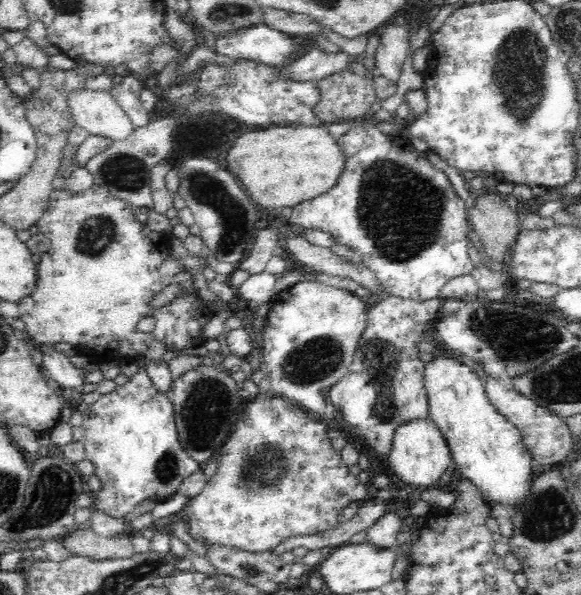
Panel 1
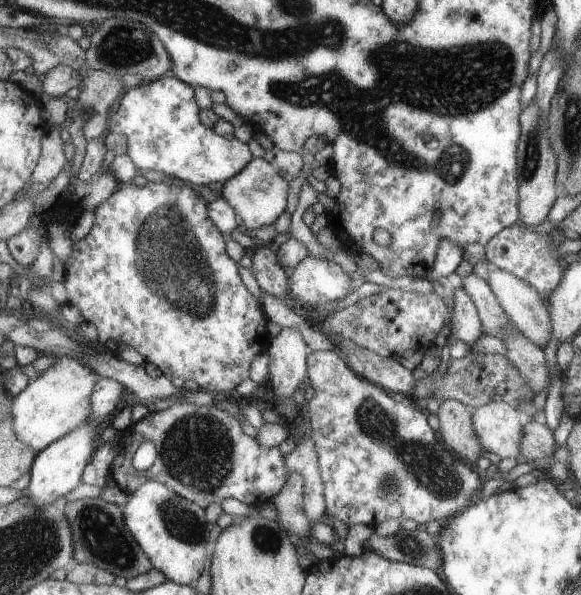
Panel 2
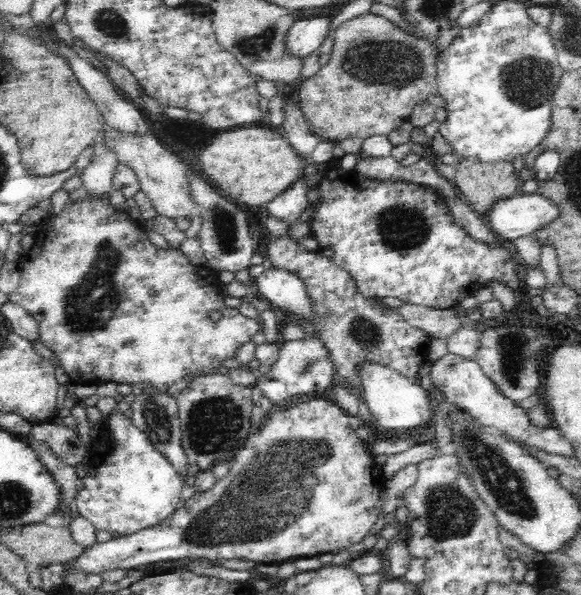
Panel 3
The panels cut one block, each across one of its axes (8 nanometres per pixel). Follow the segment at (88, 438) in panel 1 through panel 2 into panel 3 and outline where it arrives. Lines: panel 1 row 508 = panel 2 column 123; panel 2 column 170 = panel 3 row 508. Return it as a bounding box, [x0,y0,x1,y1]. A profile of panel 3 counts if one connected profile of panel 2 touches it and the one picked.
[76,414,188,536]

